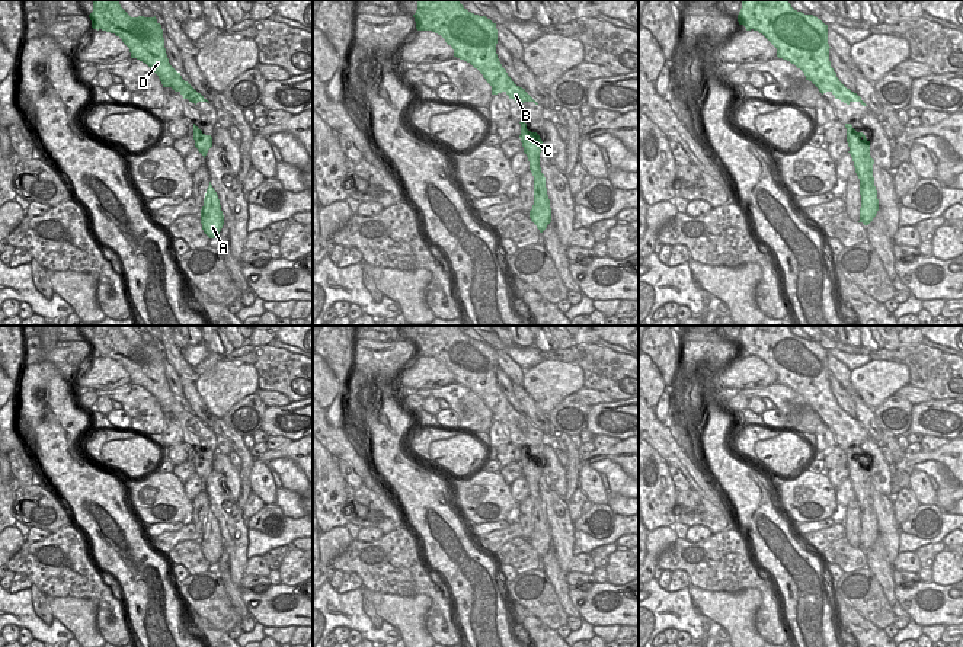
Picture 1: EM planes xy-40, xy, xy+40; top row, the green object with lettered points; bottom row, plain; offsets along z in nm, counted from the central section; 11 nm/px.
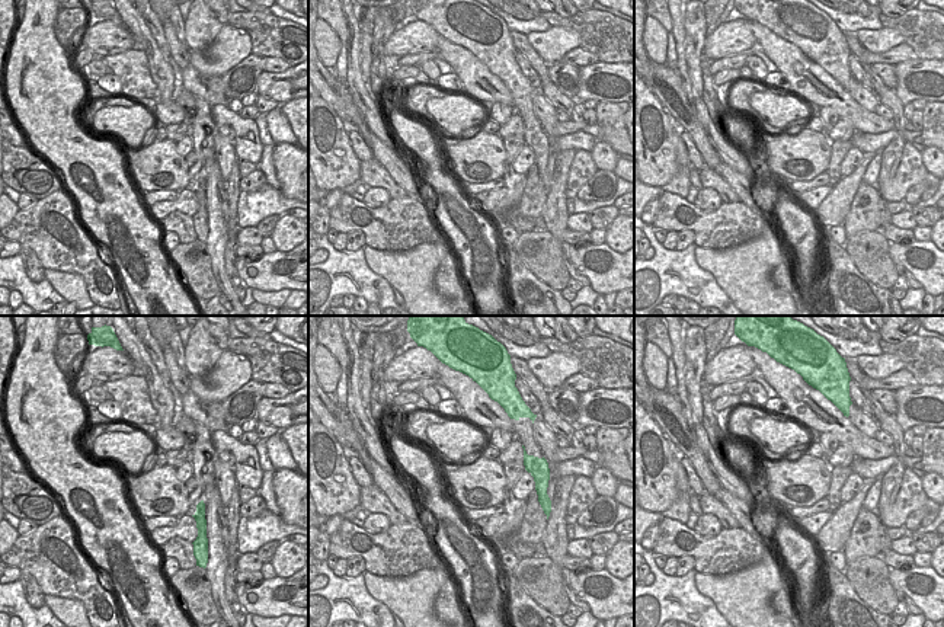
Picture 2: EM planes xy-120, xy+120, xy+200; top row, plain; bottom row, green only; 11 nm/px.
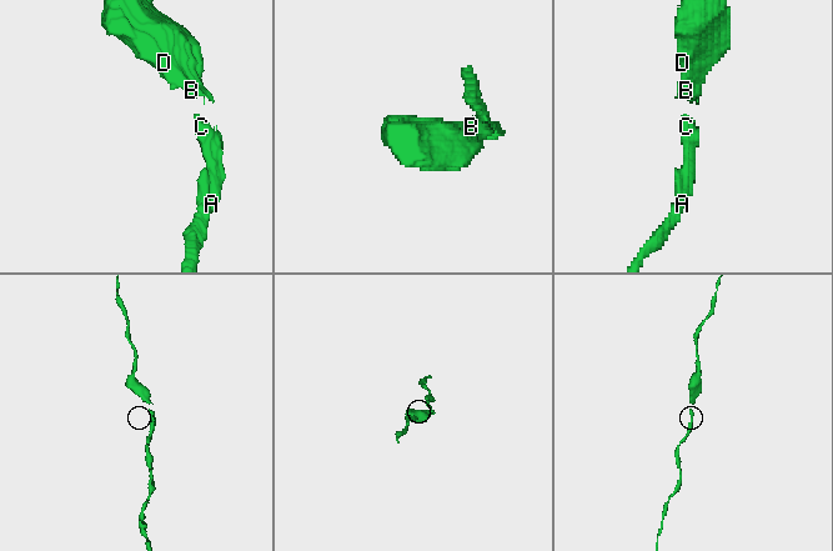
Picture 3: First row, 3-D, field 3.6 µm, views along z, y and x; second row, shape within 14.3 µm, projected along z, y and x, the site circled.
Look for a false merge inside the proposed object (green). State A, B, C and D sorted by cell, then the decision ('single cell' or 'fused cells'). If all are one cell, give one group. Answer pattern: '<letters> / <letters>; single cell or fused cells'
A B C D; single cell

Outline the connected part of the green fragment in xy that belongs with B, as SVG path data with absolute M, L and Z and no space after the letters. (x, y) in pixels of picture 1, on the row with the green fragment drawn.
M417 0L413 17L417 31L441 35L452 47L454 57L477 68L492 86L492 95L505 92L521 105L538 105L502 67L496 54L498 29L490 19L468 12L460 0Z

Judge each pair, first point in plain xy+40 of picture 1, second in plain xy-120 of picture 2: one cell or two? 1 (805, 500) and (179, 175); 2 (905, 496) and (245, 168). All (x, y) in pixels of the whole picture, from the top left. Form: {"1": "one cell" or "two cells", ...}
{"1": "one cell", "2": "one cell"}

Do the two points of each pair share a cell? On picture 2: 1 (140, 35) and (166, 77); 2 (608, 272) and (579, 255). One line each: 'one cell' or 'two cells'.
1: one cell
2: one cell

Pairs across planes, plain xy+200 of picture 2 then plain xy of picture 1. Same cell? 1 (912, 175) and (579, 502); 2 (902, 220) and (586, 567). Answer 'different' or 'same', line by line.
1: same
2: same

